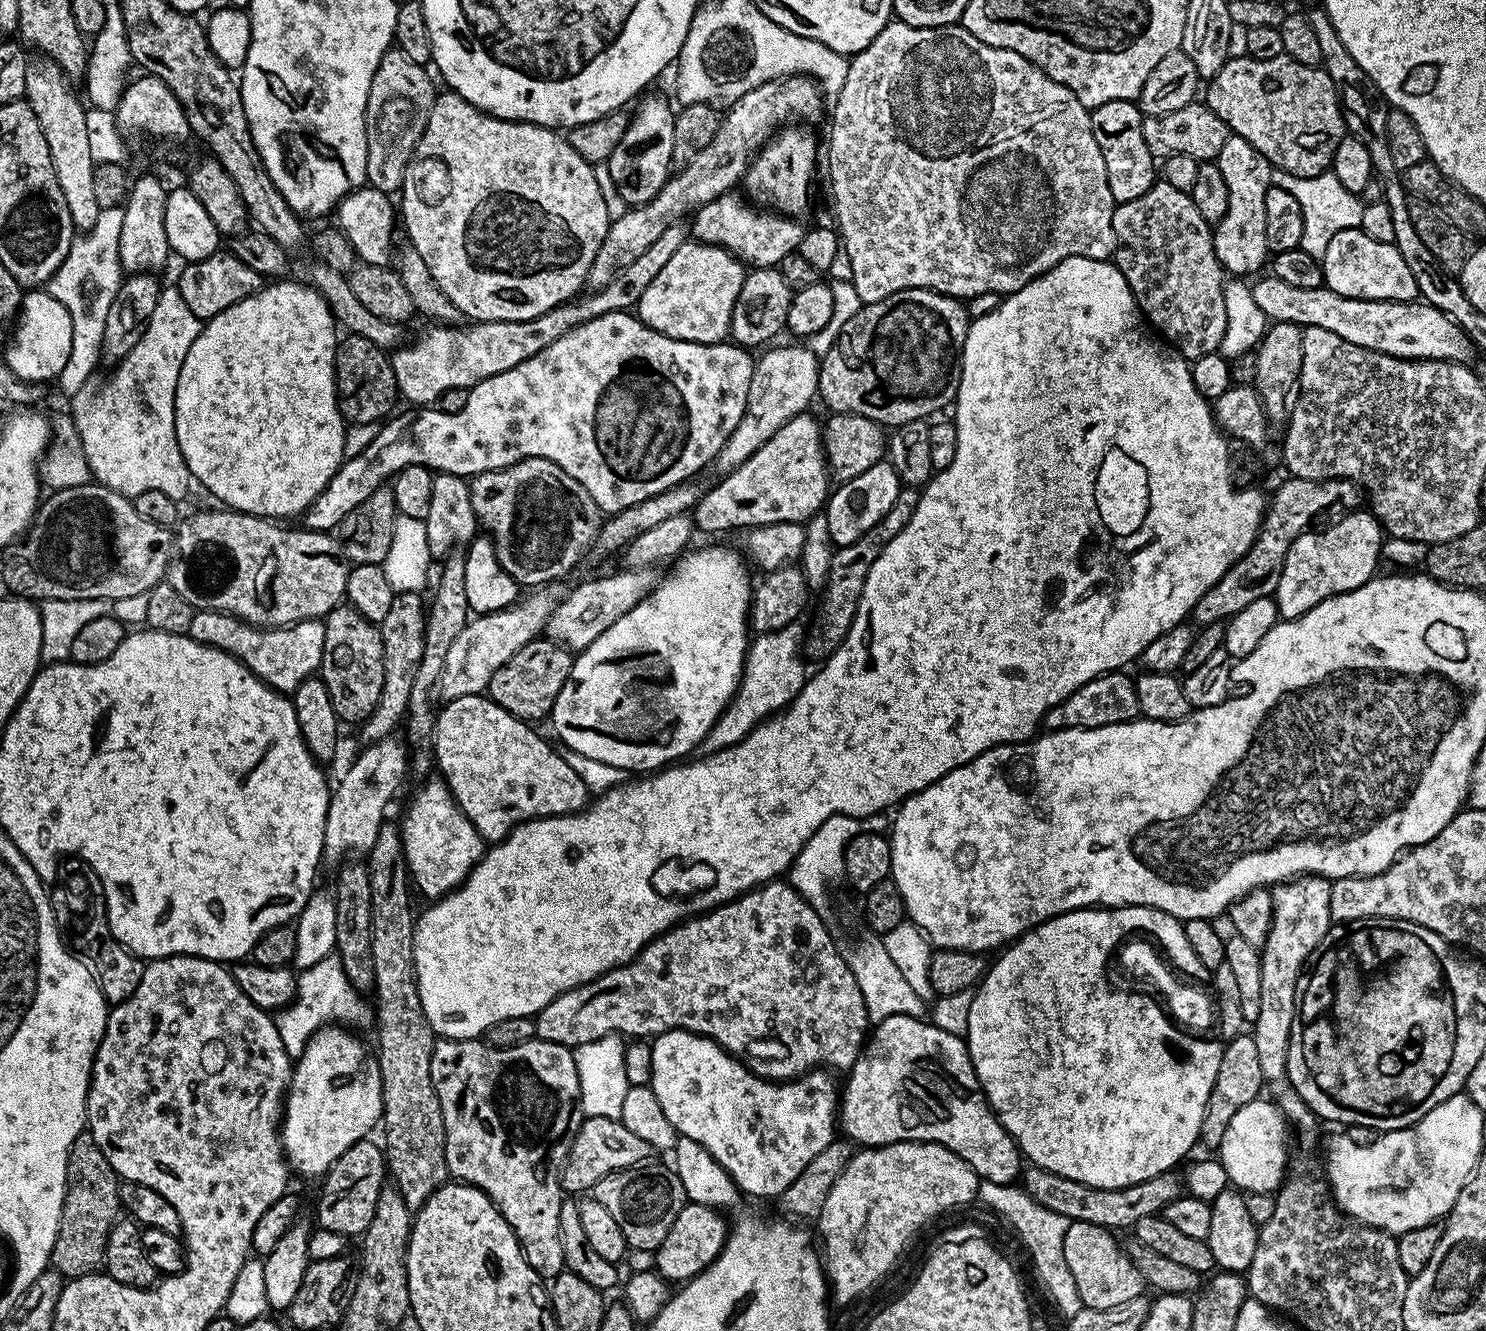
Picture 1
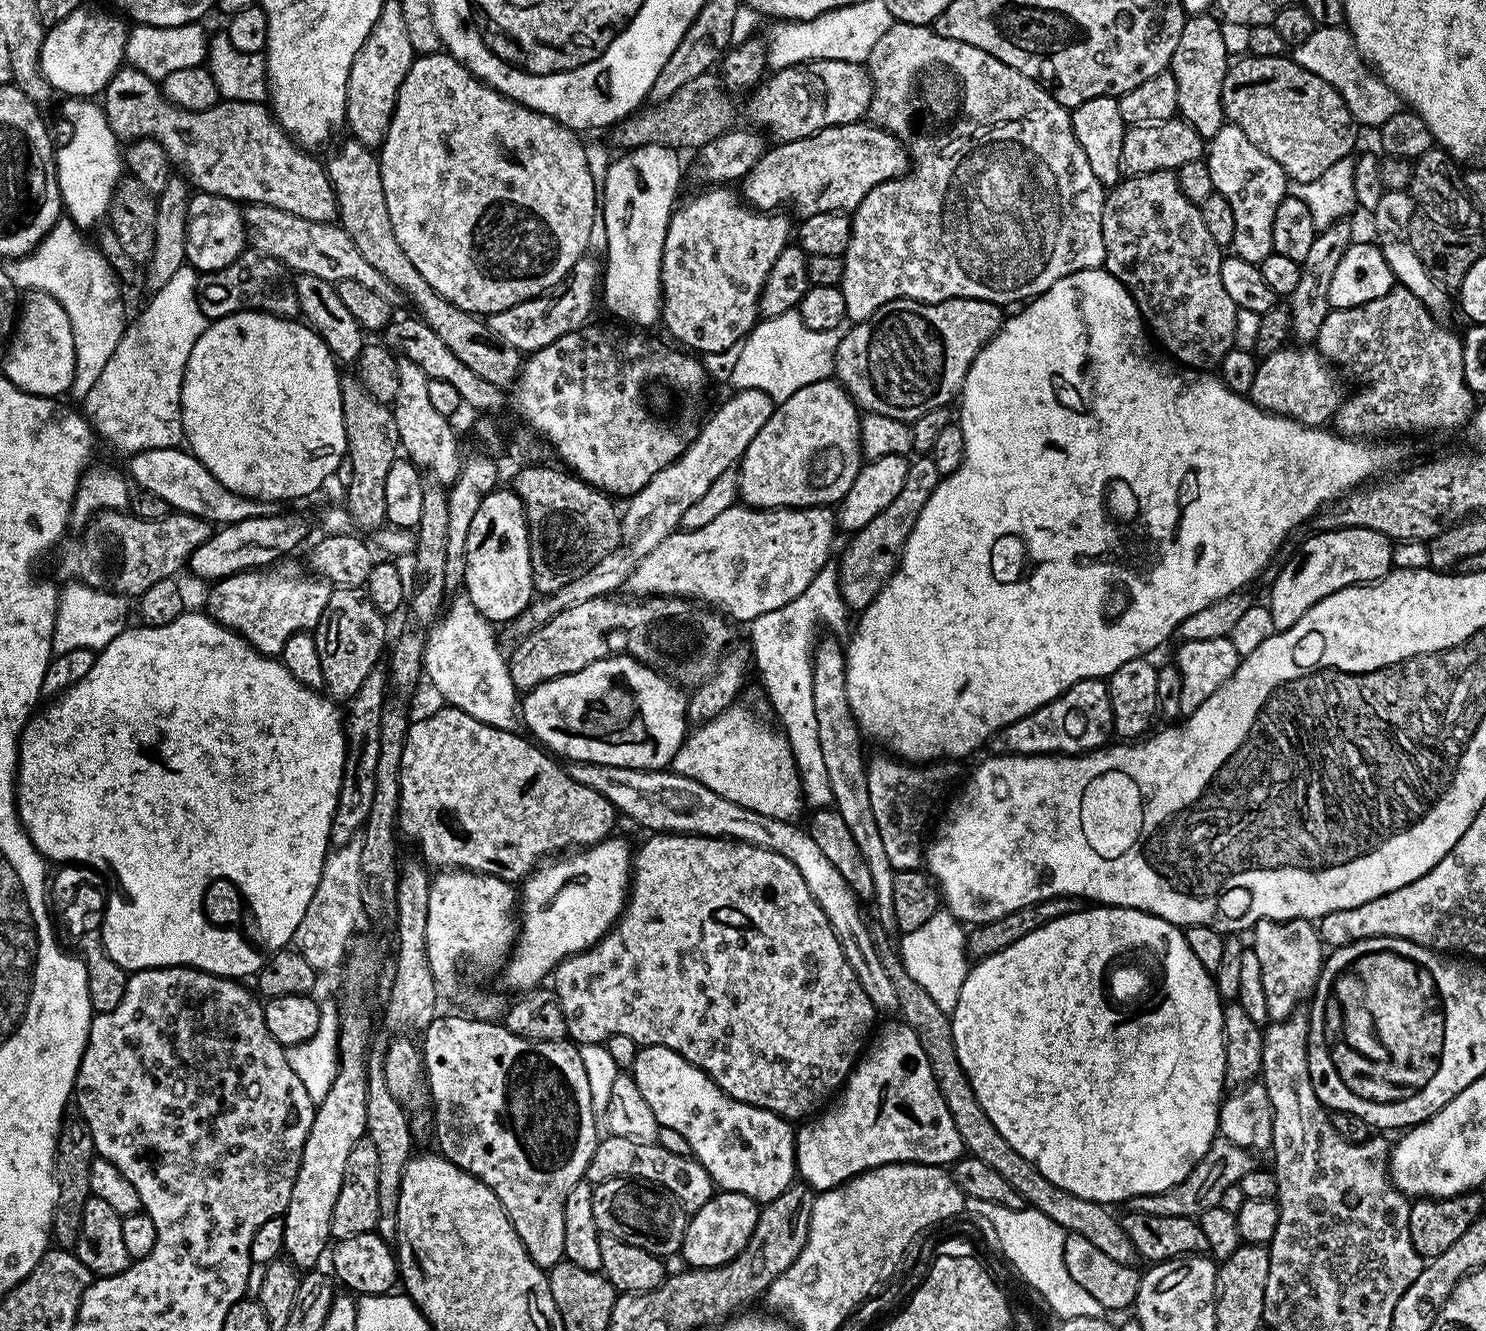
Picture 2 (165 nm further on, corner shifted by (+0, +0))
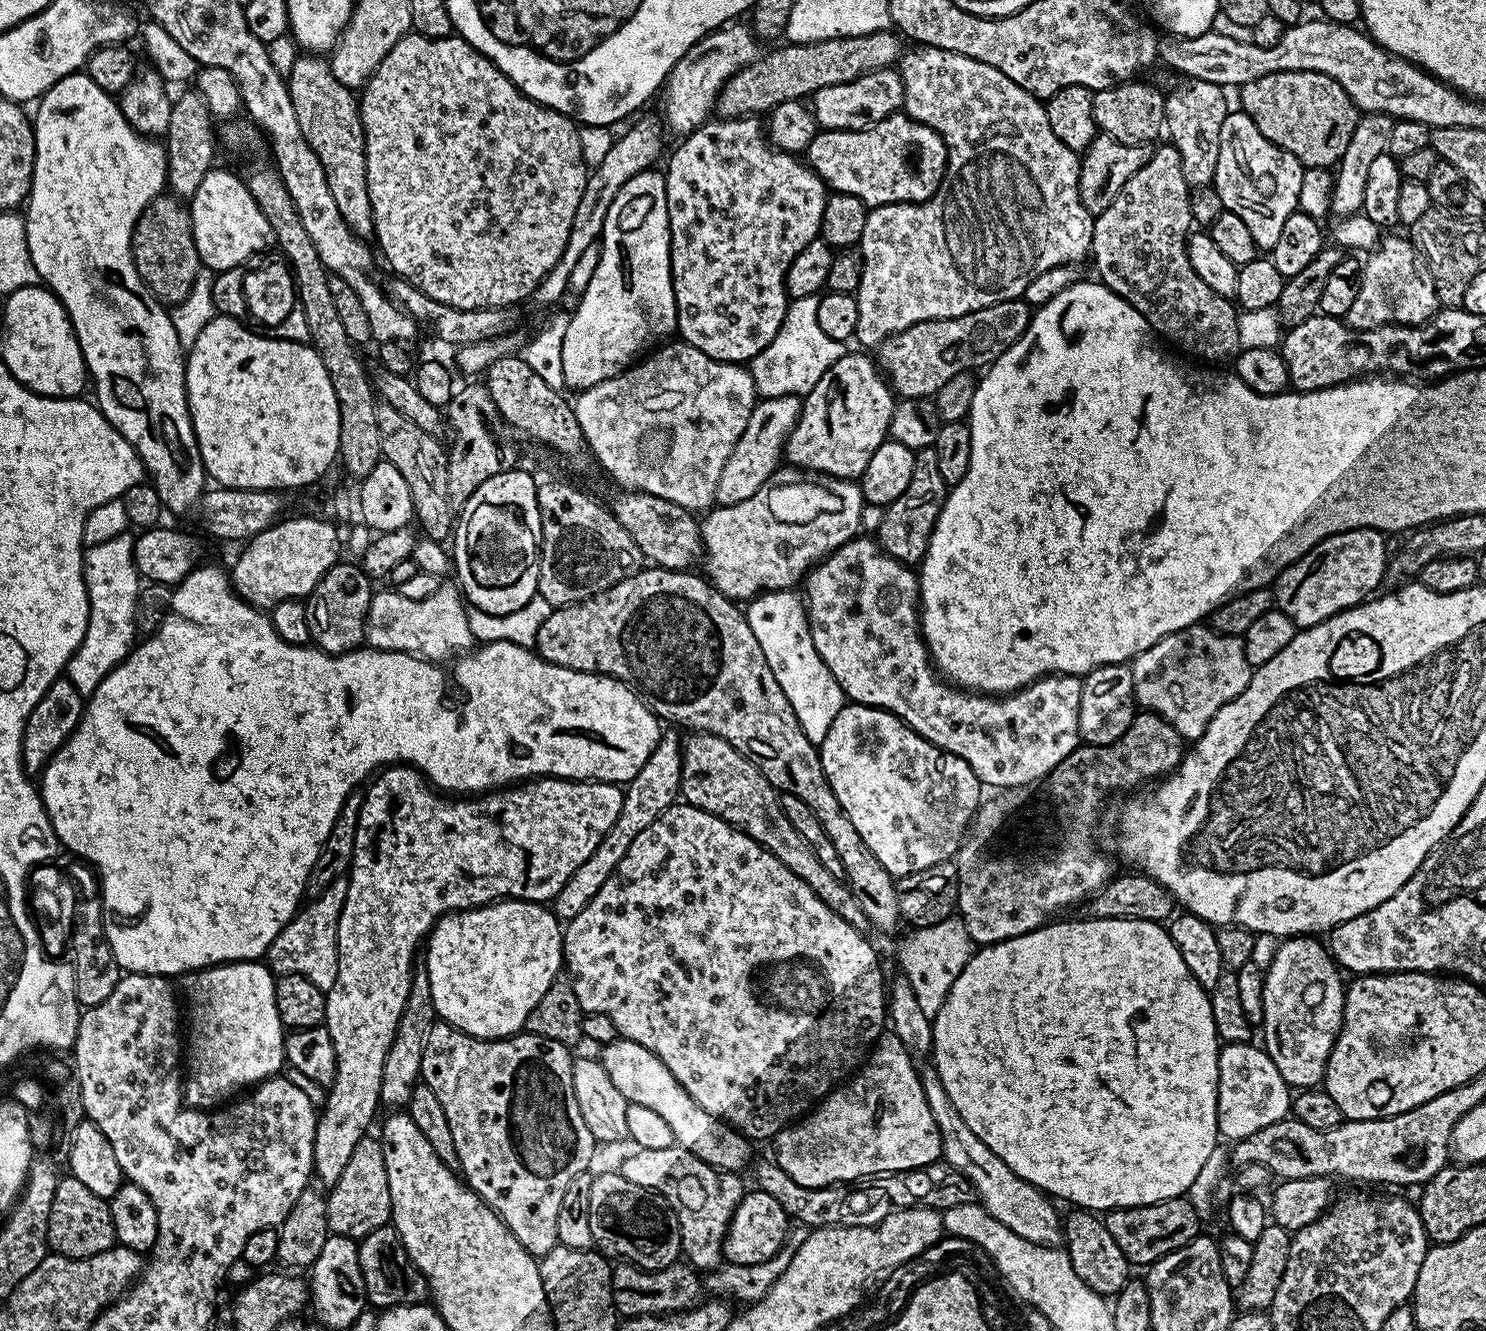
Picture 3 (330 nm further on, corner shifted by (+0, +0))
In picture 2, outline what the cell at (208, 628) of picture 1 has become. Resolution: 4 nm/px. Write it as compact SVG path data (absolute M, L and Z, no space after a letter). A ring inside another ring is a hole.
M292 562L235 572L215 581L204 600L206 615L222 627L238 633L263 656L279 657L290 638L299 632L311 633L315 629L333 590L327 580L312 574L303 576L298 565L288 563Z

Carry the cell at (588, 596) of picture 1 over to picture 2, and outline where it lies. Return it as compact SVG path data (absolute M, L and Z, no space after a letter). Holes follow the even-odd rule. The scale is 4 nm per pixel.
M734 506L730 510L724 511L723 514L718 514L718 518L713 518L708 525L698 526L698 530L677 530L666 538L662 538L662 542L658 542L658 546L654 546L654 550L650 550L650 554L646 554L646 558L642 558L642 562L638 562L638 566L634 566L626 588L627 591L632 591L629 593L636 598L650 596L691 598L693 601L703 602L705 605L727 614L733 621L745 620L745 622L751 622L757 620L762 614L770 614L770 610L778 610L778 606L786 606L786 602L798 598L798 594L802 594L803 590L806 590L806 587L817 576L818 570L825 565L826 561L831 559L835 532L838 532L838 522L835 518L835 511L828 506L814 508L749 508L747 506Z

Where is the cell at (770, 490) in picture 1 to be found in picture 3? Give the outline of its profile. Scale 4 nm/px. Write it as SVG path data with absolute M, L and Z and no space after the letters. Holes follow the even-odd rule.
M860 350L849 351L847 355L838 358L836 362L822 376L819 378L817 384L810 389L803 397L800 405L800 419L796 421L792 427L792 433L789 434L788 439L784 441L784 451L782 453L783 459L788 460L796 468L809 468L812 472L821 472L824 478L835 478L837 480L851 480L855 481L866 470L866 462L870 462L870 454L874 454L874 450L878 450L878 446L884 443L888 436L888 427L890 426L890 414L894 410L896 400L894 393L887 380L884 379L881 371L876 366L876 361L871 355L865 354Z

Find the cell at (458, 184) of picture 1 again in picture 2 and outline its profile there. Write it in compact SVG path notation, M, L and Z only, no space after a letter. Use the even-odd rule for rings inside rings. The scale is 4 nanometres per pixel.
M441 50L434 54L426 54L425 56L416 56L413 59L408 77L403 86L400 87L400 101L396 103L396 114L392 118L392 129L388 131L388 138L380 145L378 155L380 158L380 169L382 170L382 190L386 190L386 210L390 210L390 223L394 225L394 235L397 236L398 242L402 246L402 250L406 250L406 254L410 257L410 262L414 262L414 267L418 269L418 274L422 274L422 278L426 278L426 282L430 282L430 286L434 286L434 290L438 290L438 294L442 294L442 298L446 298L450 302L454 302L454 306L458 306L467 312L475 312L477 314L491 314L501 312L510 306L518 306L518 302L526 302L530 298L534 298L538 294L547 292L556 284L559 284L569 270L574 266L574 262L578 262L589 251L589 244L594 235L594 229L598 224L598 180L592 177L592 168L588 165L588 152L584 149L584 144L579 140L577 133L573 129L568 128L564 124L560 124L553 118L541 112L535 112L533 108L527 108L524 104L518 104L508 96L504 96L496 88L492 88L489 84L485 84L482 80L477 80L476 76L459 60L455 60L449 56L447 51Z

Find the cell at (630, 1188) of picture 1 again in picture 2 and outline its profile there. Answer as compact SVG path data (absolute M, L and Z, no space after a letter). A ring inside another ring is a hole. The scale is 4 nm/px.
M623 1176L595 1185L592 1193L594 1222L601 1234L622 1238L622 1242L630 1242L630 1246L638 1246L661 1258L675 1257L679 1253L689 1213L661 1184L652 1184L634 1176Z

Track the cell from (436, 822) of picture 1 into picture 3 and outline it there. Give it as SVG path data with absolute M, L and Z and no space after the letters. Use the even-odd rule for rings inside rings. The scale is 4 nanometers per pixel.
M498 900L495 904L485 904L483 908L469 908L463 912L450 912L440 917L432 931L426 937L428 948L428 977L430 978L430 994L434 994L434 1010L437 1017L445 1024L451 1024L459 1032L467 1036L477 1036L480 1040L502 1040L505 1036L515 1036L524 1028L526 1018L530 1018L530 1010L538 1006L538 998L550 990L550 986L561 975L564 963L564 934L561 921L557 920L551 907L540 902L526 900Z

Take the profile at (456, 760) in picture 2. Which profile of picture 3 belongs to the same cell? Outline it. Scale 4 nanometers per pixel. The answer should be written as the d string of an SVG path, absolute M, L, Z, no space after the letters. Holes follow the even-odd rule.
M407 764L385 767L367 785L367 788L368 792L363 793L364 801L360 807L352 867L346 876L348 882L346 902L342 906L342 914L338 918L338 934L336 935L338 974L334 978L334 986L326 993L328 1001L326 1002L324 1019L330 1038L334 1042L336 1077L331 1088L327 1089L322 1111L316 1122L314 1158L312 1159L312 1171L315 1179L317 1181L320 1179L321 1182L319 1181L319 1183L325 1184L324 1186L334 1185L338 1182L338 1178L342 1178L342 1170L346 1170L346 1162L350 1162L350 1154L353 1152L354 1146L358 1146L360 1139L371 1129L368 1127L371 1126L372 1119L376 1116L376 1108L378 1109L380 1104L382 1062L386 1062L390 1042L394 1042L394 1034L398 1030L398 1022L402 1018L402 1010L406 1006L406 998L410 994L410 982L414 967L412 959L416 956L416 947L419 944L421 947L425 943L428 933L432 931L437 920L442 916L447 916L450 912L463 912L469 908L483 908L485 904L495 904L498 900L551 901L562 890L562 886L570 878L570 874L574 874L574 870L578 870L578 866L582 866L582 862L586 862L586 858L590 858L590 854L594 854L598 842L602 842L602 838L608 833L610 826L614 826L624 801L624 788L619 784L595 780L561 780L559 778L536 778L531 782L509 787L507 790L493 790L479 798L449 798L447 795L434 790L421 772L417 772L415 768Z

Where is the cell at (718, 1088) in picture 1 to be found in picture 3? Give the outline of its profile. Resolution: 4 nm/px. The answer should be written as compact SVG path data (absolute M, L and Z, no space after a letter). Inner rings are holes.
M618 1038L614 1042L603 1045L599 1049L598 1059L600 1065L610 1074L610 1082L628 1099L629 1104L647 1106L674 1130L674 1138L679 1147L685 1148L702 1162L720 1172L739 1173L753 1159L753 1141L740 1133L739 1128L725 1124L723 1120L716 1119L706 1110L702 1110L684 1090L670 1070L657 1056L650 1054L646 1046L638 1046L638 1042Z

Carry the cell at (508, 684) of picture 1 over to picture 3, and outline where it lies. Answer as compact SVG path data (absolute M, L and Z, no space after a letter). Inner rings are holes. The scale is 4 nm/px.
M644 566L597 596L578 604L553 607L546 622L542 622L542 630L538 630L534 645L536 655L575 672L612 676L627 684L661 721L669 720L672 726L685 724L688 730L725 739L766 776L778 793L794 794L794 798L802 798L802 802L814 810L818 822L822 822L822 830L826 830L830 842L834 842L838 858L842 858L843 879L871 927L877 930L899 925L896 880L886 866L870 854L870 846L862 842L862 834L854 830L854 822L846 818L838 798L834 798L834 790L830 790L830 782L822 770L817 745L812 744L802 726L798 726L798 718L786 694L782 694L778 678L774 678L770 666L766 666L766 654L762 654L762 646L758 646L758 638L754 638L754 630L750 630L747 615L741 609L739 612L736 609L739 607L716 591L703 575L695 576L694 573L692 570Z

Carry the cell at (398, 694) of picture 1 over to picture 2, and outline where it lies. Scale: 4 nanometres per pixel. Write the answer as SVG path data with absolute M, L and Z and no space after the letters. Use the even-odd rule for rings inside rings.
M383 671L371 672L366 678L366 682L362 682L358 694L354 694L351 700L347 701L344 773L328 835L328 839L333 845L349 844L351 840L359 837L366 818L370 814L370 806L374 803L374 778L378 770L380 719L386 703L384 687L387 689L389 684L389 677Z

